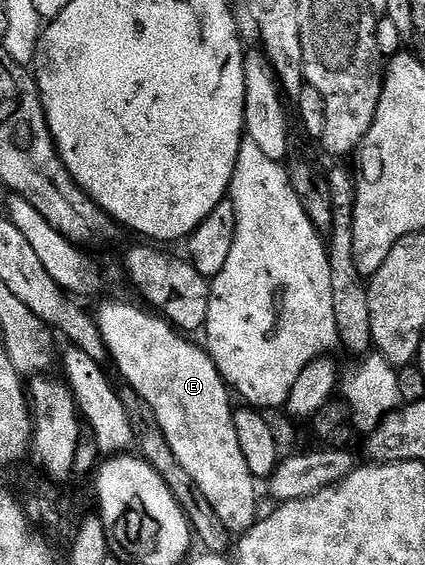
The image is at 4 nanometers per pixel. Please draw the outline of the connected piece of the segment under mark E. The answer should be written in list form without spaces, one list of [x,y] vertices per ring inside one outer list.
[[[124,299],[102,303],[96,312],[100,333],[106,342],[109,358],[118,366],[123,375],[125,386],[135,391],[148,403],[155,413],[156,421],[171,446],[172,453],[184,467],[185,472],[196,481],[197,488],[208,497],[209,504],[218,517],[232,533],[245,533],[254,526],[259,518],[258,491],[254,474],[244,462],[244,453],[240,450],[240,440],[236,438],[234,424],[235,408],[230,407],[231,392],[222,379],[218,367],[210,355],[201,346],[189,343],[185,334],[171,327],[161,315],[153,313],[145,306],[137,307]]]

